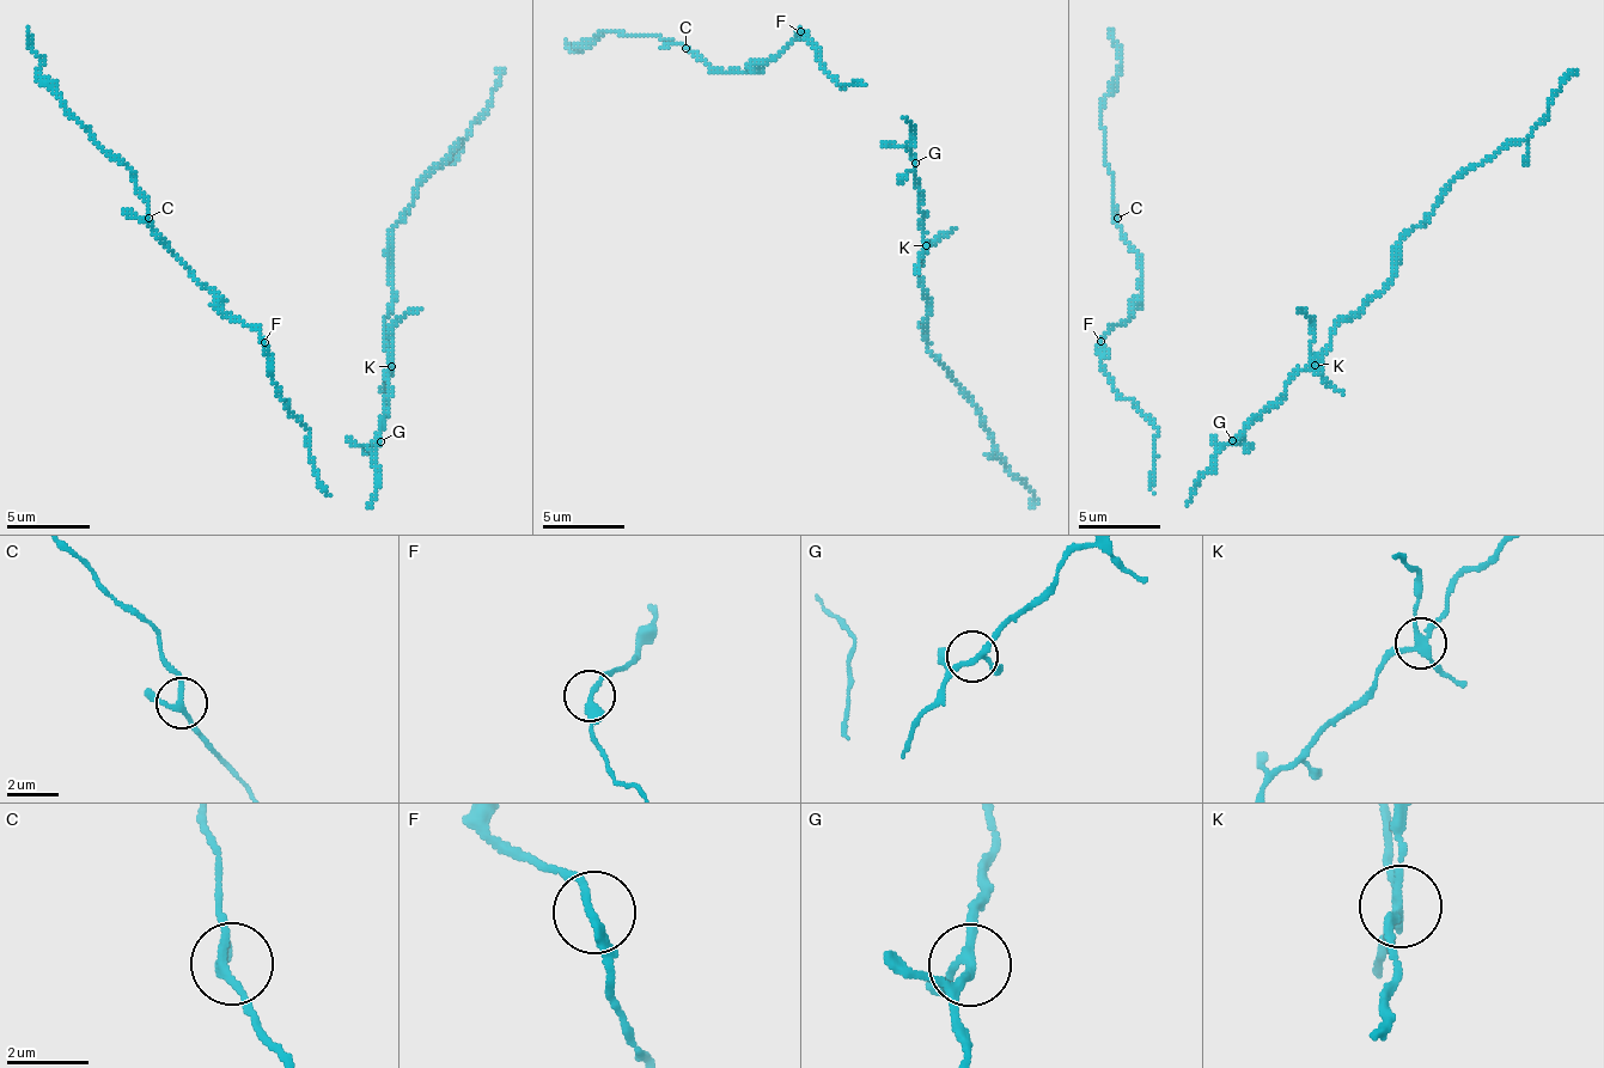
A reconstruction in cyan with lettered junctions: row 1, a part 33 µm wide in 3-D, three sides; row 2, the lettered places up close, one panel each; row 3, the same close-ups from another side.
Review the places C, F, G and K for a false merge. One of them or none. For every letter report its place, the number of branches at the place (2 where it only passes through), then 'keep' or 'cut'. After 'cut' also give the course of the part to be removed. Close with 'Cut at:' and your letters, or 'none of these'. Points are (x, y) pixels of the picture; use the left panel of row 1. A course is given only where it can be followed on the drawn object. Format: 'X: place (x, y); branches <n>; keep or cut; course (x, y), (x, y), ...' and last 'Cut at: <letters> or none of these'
C: place (148, 218); branches 3; keep
F: place (264, 342); branches 2; keep
G: place (380, 441); branches 4; keep
K: place (391, 366); branches 4; cut; course (392, 367), (392, 329), (421, 309)
Cut at: K

